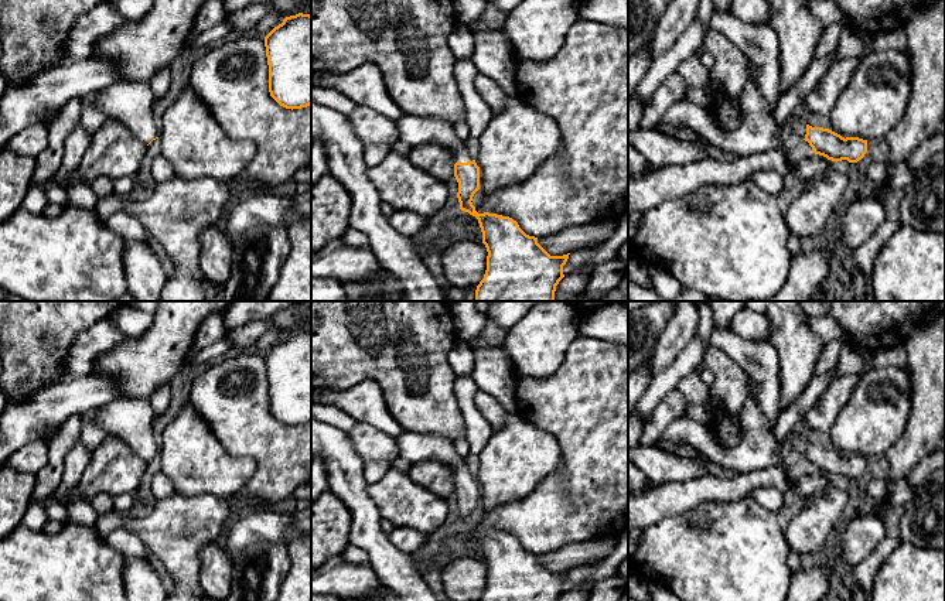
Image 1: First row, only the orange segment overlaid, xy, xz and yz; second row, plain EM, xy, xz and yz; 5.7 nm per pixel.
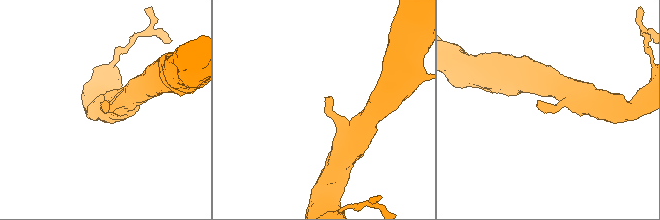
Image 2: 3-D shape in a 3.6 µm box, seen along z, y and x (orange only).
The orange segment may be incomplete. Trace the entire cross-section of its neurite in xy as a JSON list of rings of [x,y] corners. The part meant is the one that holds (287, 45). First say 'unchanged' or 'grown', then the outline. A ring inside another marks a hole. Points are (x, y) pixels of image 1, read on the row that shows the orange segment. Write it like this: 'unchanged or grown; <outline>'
unchanged; [[[311,16],[286,17],[265,37],[270,96],[286,109],[311,105]]]

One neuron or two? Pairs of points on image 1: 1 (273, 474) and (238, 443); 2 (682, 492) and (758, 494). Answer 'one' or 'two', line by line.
1: one
2: two

